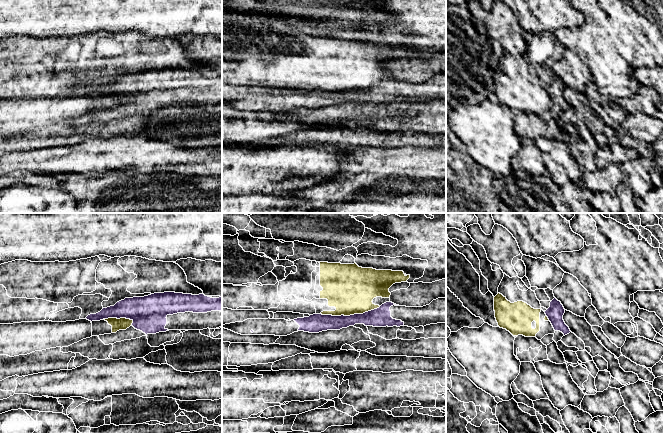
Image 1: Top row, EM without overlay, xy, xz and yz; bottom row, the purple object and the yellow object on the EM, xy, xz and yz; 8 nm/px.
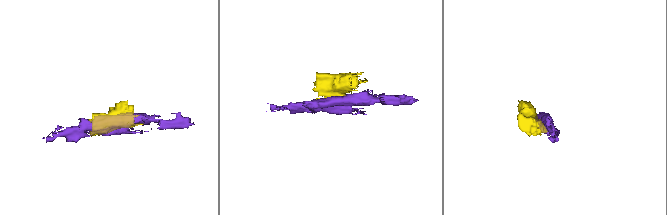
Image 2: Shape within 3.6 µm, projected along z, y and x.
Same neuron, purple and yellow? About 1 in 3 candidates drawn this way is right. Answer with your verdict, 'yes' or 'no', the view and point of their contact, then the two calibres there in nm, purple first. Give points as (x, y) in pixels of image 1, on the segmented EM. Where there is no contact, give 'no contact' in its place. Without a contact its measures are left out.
no | xz (350, 315) | 160/380 nm

